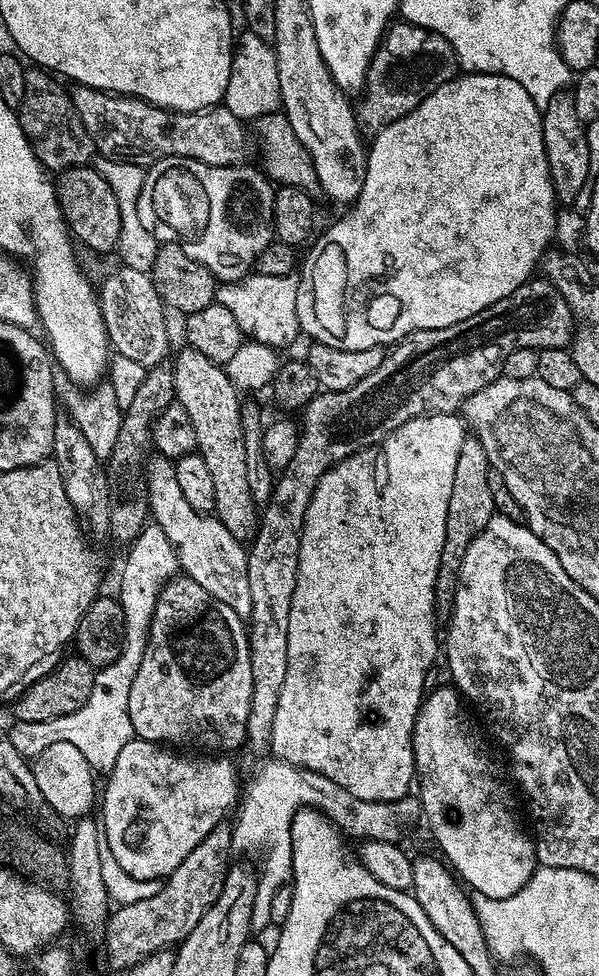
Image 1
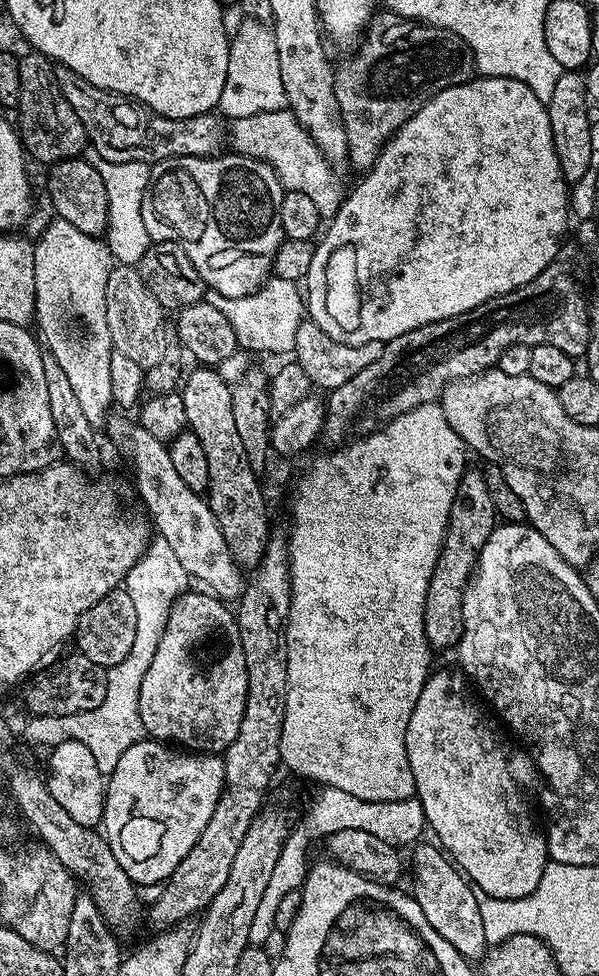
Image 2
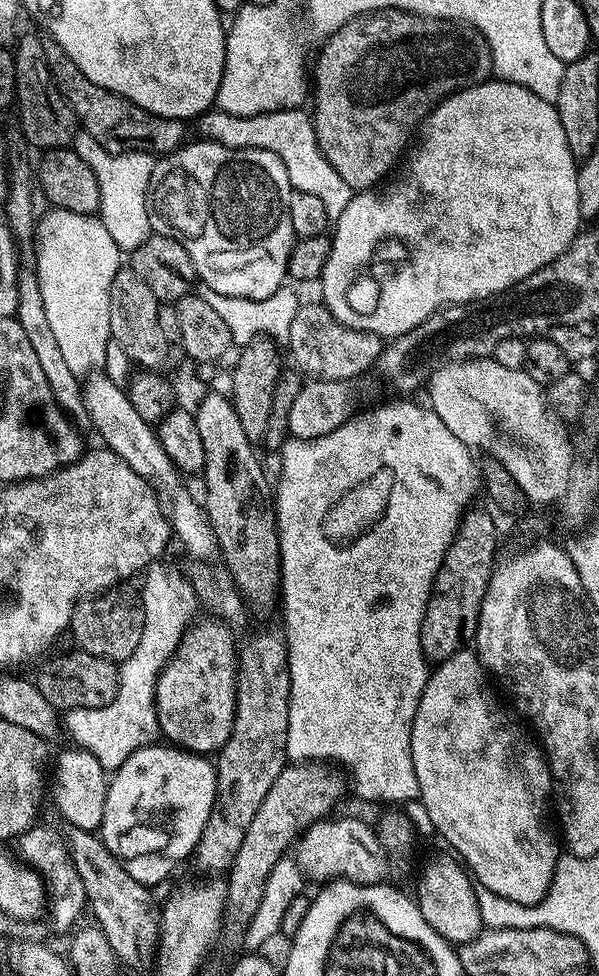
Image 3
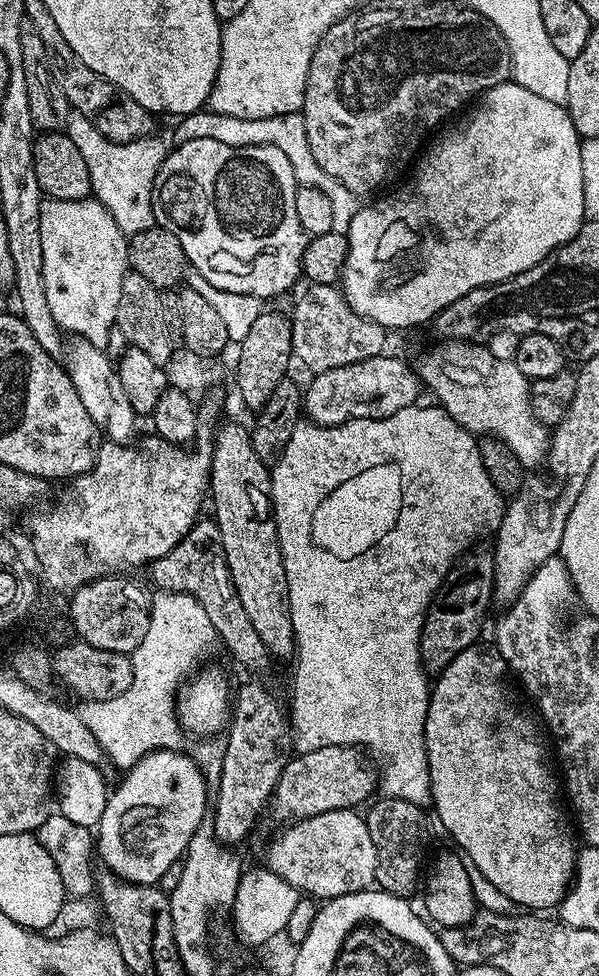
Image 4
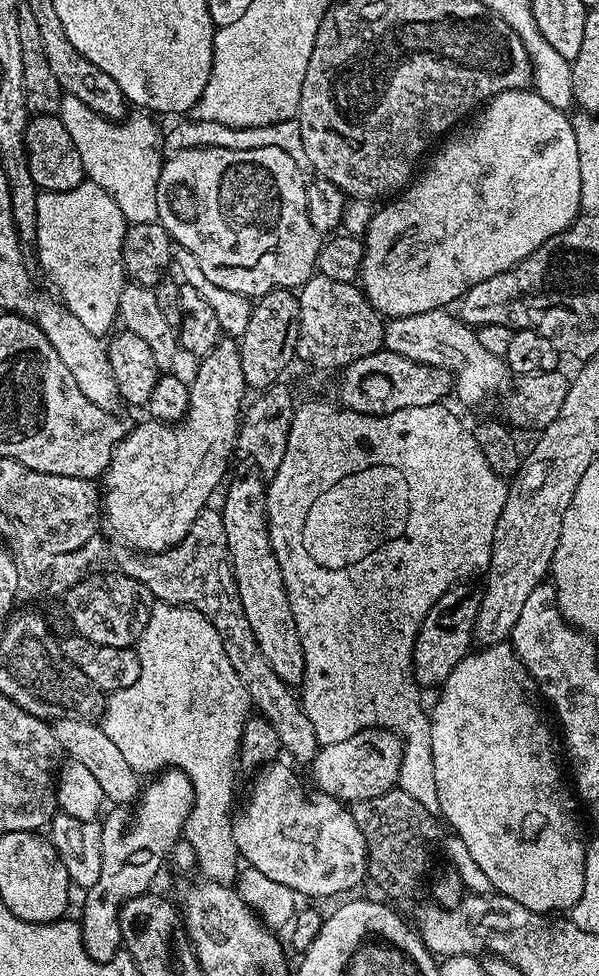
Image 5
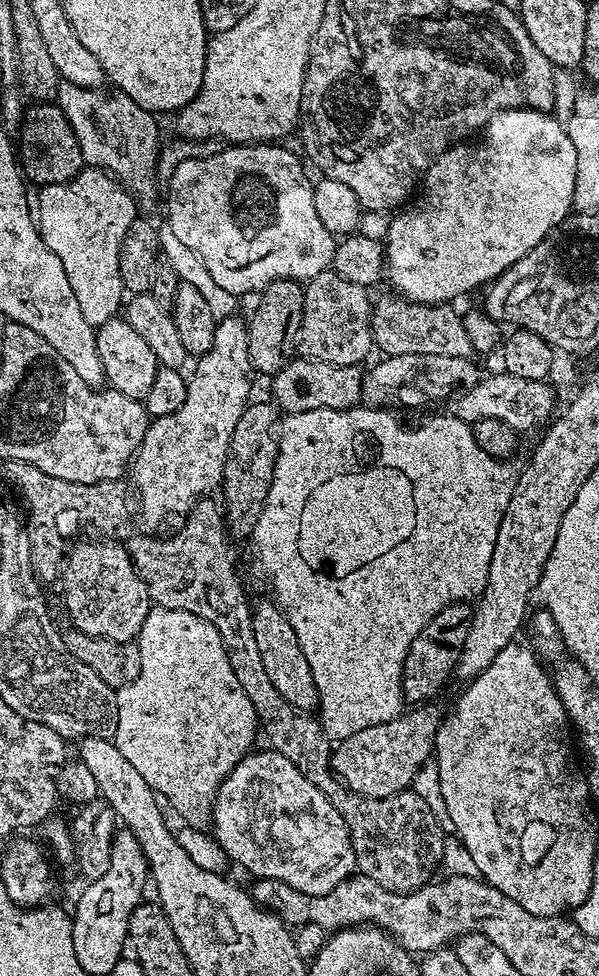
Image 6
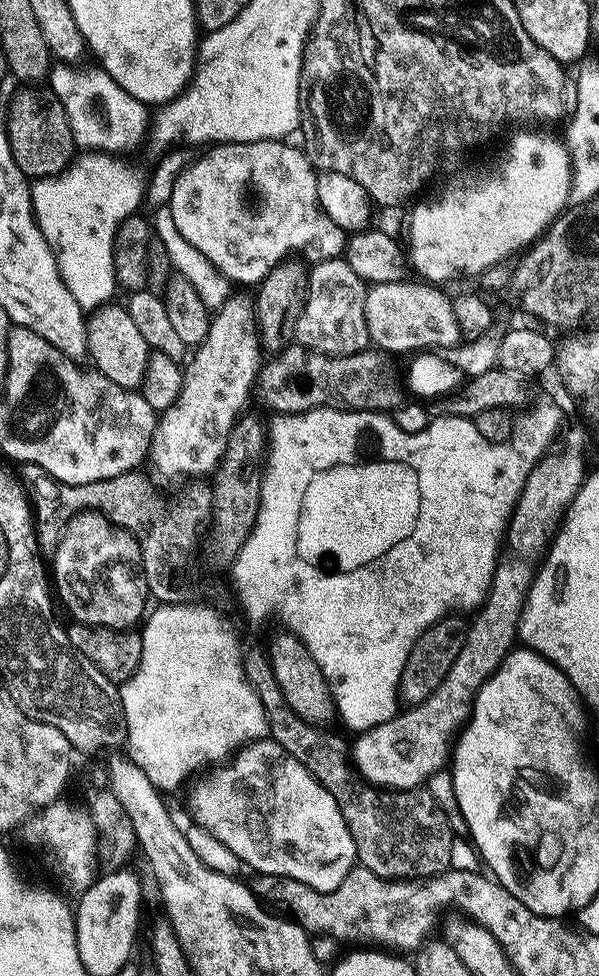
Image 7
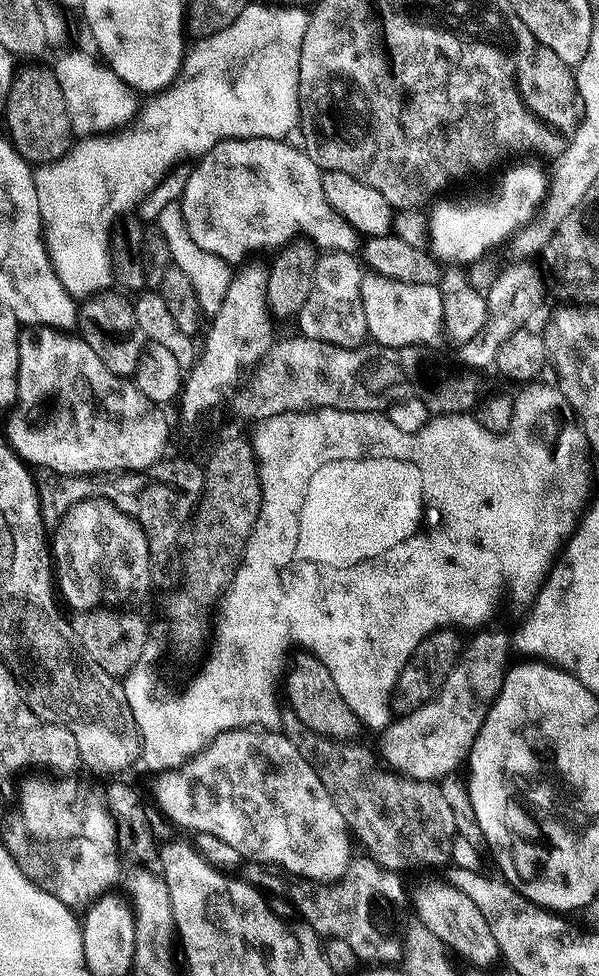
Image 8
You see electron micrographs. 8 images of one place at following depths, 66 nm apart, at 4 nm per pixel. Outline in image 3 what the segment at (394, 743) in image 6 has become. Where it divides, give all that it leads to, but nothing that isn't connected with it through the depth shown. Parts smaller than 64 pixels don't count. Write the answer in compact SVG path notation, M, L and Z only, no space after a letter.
M320 762L285 765L266 798L262 800L258 813L254 814L250 822L250 830L246 830L246 838L242 838L242 846L226 873L223 939L237 945L243 941L247 927L262 902L267 876L274 870L276 863L286 856L309 826L331 813L329 810L348 790L345 777L339 771L329 772L327 768L327 765Z

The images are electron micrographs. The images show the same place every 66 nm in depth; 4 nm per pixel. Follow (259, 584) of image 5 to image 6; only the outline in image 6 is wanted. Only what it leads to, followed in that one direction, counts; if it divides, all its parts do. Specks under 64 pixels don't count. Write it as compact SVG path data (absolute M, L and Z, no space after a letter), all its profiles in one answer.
M275 599L255 601L252 625L254 639L258 642L258 654L262 654L262 666L266 666L266 674L270 682L274 682L282 698L286 698L286 702L290 702L300 712L311 713L319 709L320 695L318 686L314 684L310 662L306 662L306 654L302 654L302 646L298 642L298 634L294 634L294 626L290 626Z

